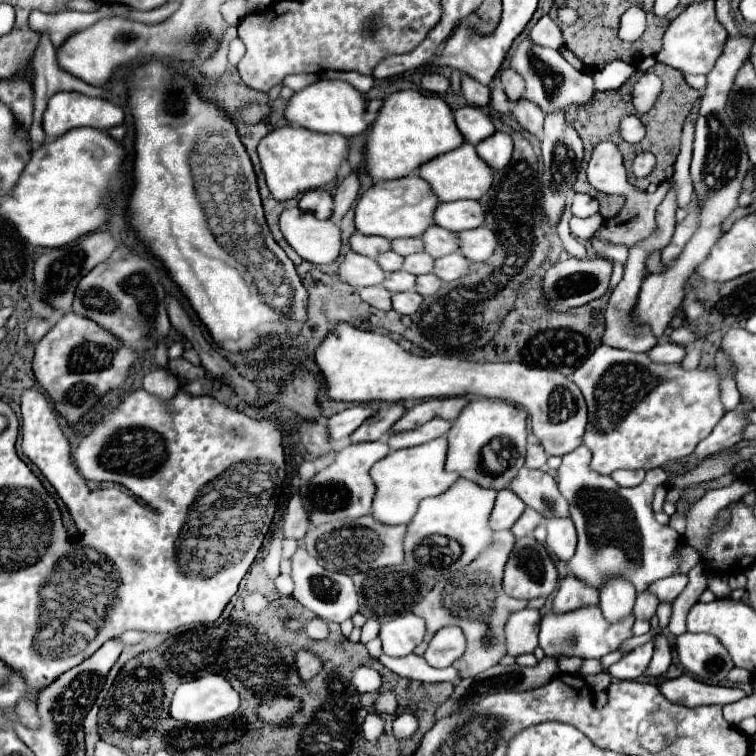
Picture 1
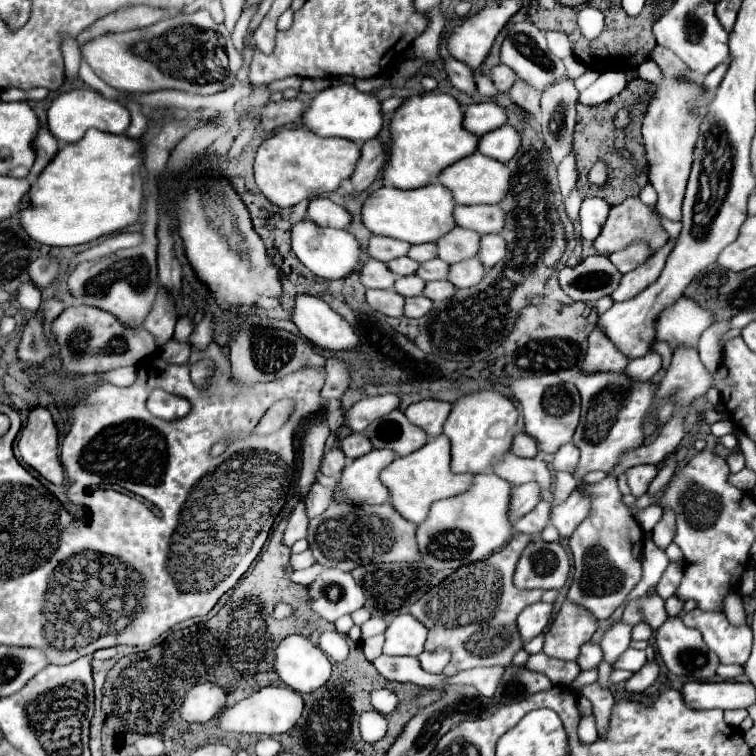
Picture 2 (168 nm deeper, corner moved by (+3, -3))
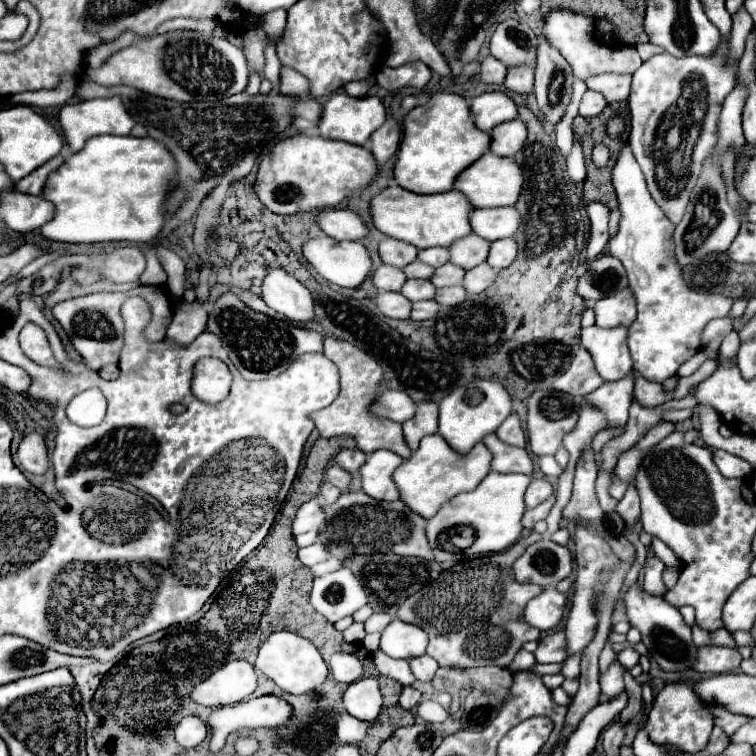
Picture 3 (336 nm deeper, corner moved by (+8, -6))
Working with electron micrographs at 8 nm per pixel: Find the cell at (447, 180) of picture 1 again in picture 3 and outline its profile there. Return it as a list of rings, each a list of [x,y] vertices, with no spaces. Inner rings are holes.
[[[485,153],[477,163],[469,165],[461,175],[457,175],[453,189],[463,193],[473,207],[505,207],[505,205],[515,205],[517,195],[521,191],[521,169],[513,159],[507,157],[497,157],[493,153]]]

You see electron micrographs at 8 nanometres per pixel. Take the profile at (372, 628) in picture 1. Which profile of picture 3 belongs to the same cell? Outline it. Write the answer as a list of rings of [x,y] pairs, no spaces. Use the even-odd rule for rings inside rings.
[[[373,613],[373,615],[365,621],[365,631],[367,631],[367,633],[383,631],[389,623],[391,623],[391,617],[389,617],[387,613]]]

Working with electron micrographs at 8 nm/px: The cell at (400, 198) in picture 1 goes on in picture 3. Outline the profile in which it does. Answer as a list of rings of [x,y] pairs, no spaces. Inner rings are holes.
[[[387,187],[371,199],[371,219],[373,225],[393,237],[403,239],[405,243],[413,243],[417,249],[427,247],[449,247],[455,239],[471,233],[469,227],[469,211],[471,203],[459,191],[445,191],[433,195],[419,195],[411,191],[403,191],[401,187]],[[411,235],[411,237],[403,237]]]

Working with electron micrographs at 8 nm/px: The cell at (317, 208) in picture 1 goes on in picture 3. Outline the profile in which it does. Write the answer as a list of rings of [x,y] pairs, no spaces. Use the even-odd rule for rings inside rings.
[[[323,209],[317,215],[319,229],[333,239],[361,241],[367,235],[367,227],[357,213],[349,209]]]

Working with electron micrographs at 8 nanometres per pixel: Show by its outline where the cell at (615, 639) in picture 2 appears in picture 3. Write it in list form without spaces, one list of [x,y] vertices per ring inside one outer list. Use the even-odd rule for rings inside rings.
[[[615,659],[605,673],[601,673],[601,691],[611,699],[613,695],[619,695],[623,689],[625,689],[625,683],[623,683],[623,673],[625,673],[625,667],[619,663],[619,659]]]

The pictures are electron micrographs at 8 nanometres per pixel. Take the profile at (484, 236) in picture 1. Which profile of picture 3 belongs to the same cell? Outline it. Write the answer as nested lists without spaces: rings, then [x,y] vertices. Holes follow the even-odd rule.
[[[499,239],[499,241],[491,243],[487,263],[493,269],[499,271],[499,269],[509,267],[509,263],[513,263],[515,257],[517,257],[517,243],[515,243],[515,239]]]

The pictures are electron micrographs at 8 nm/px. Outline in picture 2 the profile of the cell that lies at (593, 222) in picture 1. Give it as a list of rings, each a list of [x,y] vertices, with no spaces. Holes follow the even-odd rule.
[[[575,186],[571,191],[568,200],[564,202],[564,204],[566,204],[566,212],[570,214],[570,218],[578,218],[578,210],[580,210],[580,202],[582,202],[582,198],[580,197],[578,188]]]

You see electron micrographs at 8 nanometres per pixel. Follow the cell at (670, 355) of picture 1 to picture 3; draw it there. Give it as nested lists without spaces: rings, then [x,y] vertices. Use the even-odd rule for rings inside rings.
[[[629,373],[623,379],[603,383],[597,391],[585,395],[585,401],[593,407],[601,407],[609,415],[609,427],[619,427],[627,423],[627,413],[633,403],[635,377]]]

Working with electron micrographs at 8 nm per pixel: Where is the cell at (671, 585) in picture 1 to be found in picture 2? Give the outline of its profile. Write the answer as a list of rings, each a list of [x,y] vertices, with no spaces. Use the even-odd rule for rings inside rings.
[[[642,596],[638,600],[632,600],[626,610],[622,620],[630,626],[638,624],[638,622],[648,622],[654,630],[658,630],[658,626],[666,620],[666,610],[664,610],[664,600],[660,596]]]

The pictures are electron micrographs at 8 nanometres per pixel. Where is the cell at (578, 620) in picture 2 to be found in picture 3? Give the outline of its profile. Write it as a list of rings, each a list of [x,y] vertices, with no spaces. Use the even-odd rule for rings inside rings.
[[[559,629],[539,641],[535,659],[537,663],[563,663],[567,659],[565,651],[567,651],[567,635],[563,629]]]

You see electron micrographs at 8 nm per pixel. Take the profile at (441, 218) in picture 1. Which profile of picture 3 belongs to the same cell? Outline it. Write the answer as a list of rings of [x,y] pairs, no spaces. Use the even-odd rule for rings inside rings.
[[[497,207],[497,209],[473,209],[469,215],[471,229],[487,239],[497,241],[513,237],[519,227],[519,215],[515,207]]]

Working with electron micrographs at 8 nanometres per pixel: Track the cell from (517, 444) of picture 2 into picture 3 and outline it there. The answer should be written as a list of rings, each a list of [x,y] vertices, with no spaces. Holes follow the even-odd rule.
[[[511,413],[509,419],[505,419],[505,423],[497,429],[497,437],[501,441],[505,441],[509,445],[515,445],[515,447],[521,447],[521,449],[525,449],[525,445],[527,445],[521,423],[519,423],[519,417],[515,413]]]

